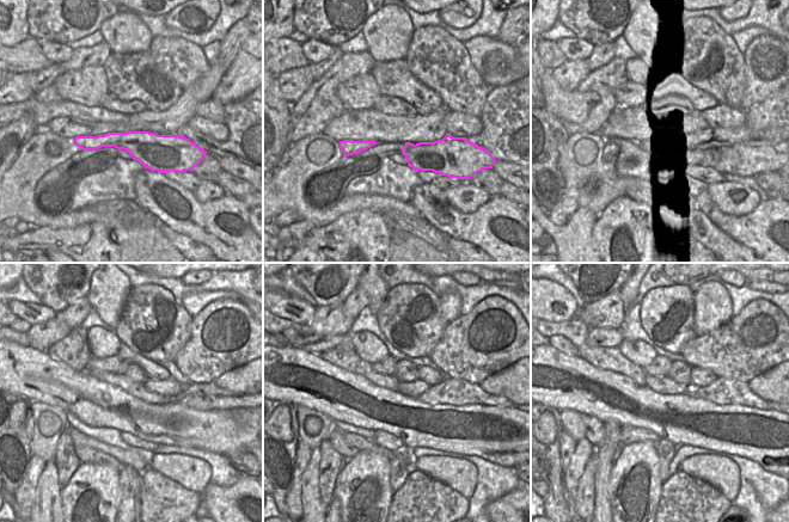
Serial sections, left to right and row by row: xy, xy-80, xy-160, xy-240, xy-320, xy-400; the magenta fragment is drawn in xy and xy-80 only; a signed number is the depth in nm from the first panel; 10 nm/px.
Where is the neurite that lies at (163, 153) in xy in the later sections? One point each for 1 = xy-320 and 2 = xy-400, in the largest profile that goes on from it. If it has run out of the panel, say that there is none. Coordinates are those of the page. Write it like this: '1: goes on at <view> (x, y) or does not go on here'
1: goes on at xy-320 (331, 462)
2: goes on at xy-400 (583, 499)

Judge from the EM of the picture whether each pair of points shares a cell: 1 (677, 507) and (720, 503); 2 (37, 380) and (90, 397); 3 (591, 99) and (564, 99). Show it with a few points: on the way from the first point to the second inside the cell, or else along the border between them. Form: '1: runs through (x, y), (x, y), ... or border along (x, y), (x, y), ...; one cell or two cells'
1: runs through (687, 507), (709, 504); one cell
2: runs through (50, 381), (77, 392); one cell
3: runs through (585, 99), (570, 99); one cell

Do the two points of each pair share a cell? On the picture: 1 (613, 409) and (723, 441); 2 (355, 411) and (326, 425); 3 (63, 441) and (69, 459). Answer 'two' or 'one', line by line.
1: one
2: two
3: one

